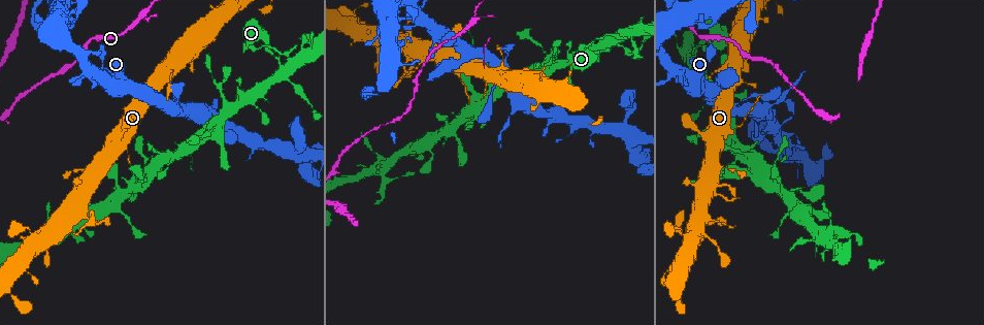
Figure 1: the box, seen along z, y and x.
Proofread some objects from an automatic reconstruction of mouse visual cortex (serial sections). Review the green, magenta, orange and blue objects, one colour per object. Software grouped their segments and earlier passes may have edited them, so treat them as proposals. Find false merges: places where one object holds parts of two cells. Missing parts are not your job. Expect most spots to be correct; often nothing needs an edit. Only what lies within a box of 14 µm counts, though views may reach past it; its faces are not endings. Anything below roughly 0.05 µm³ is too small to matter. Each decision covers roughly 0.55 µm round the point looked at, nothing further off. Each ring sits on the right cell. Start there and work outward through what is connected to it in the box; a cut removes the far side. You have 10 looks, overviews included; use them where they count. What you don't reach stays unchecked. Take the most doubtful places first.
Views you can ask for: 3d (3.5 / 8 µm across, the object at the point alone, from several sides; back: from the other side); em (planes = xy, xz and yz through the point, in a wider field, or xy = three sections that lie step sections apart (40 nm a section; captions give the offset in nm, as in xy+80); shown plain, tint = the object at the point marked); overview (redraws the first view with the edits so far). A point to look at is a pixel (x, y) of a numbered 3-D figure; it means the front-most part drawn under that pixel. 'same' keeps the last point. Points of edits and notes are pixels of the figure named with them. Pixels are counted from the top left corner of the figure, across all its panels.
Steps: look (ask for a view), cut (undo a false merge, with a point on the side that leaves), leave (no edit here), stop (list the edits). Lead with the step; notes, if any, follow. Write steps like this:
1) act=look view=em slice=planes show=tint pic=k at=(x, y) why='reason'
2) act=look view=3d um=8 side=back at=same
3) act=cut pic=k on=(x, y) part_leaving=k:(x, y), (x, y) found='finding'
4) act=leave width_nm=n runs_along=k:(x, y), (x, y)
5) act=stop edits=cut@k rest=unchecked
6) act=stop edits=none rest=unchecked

act=look view=3d um=3.5 side=back pic=1 at=(144, 14) why='three arms meet'

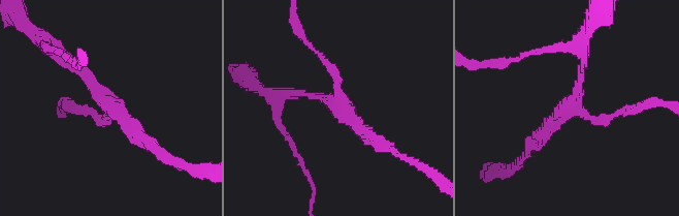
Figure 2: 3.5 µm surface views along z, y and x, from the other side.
act=look view=em slice=planes show=tint pic=2 at=(112, 108) why='need the tissue'

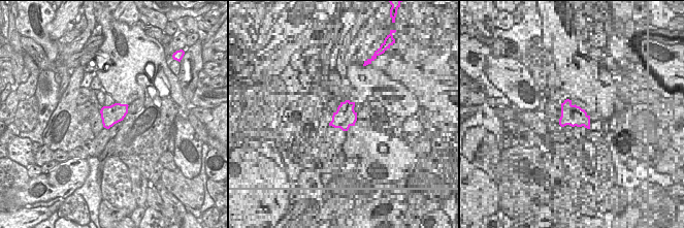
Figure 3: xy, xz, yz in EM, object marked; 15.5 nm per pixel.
act=leave arm_widths_nm=150,150,250 runs_along=2:(152, 144), (63, 58) found='all the same cell'

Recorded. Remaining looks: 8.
act=look view=3d um=3.5 pic=1 at=(279, 72) why='sharp bend'

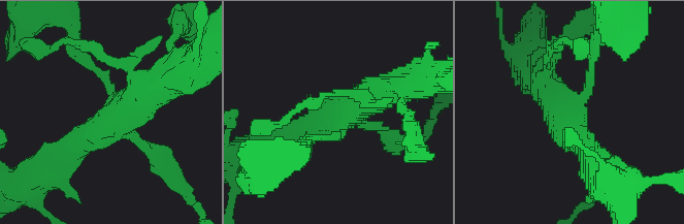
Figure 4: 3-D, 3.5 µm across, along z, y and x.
act=look view=em slice=xy step=2 show=plain pic=4 at=(572, 114) why='shape alone is not enough'

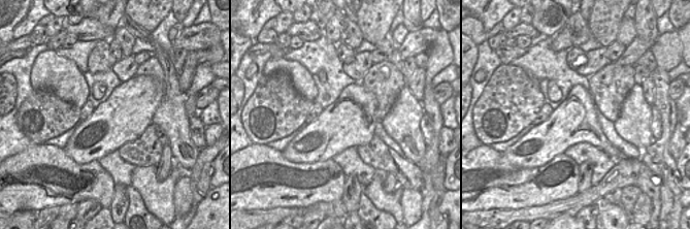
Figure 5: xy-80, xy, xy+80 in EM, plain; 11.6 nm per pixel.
act=look view=em slice=xy step=2 show=tint at=same

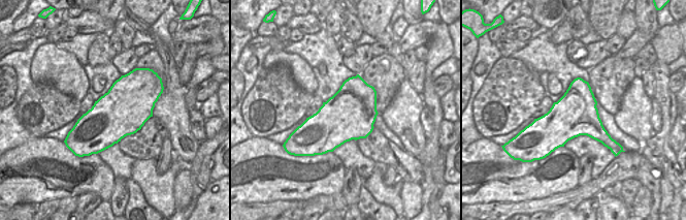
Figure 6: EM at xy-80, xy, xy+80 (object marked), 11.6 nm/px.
act=leave arm_widths_nm=150,150,400,450 runs_along=4:(83, 57), (111, 91), (111, 117), (61, 158) found='continuous, no second cell'

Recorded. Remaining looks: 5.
act=look view=3d um=3.5 side=back pic=1 at=(550, 62) why='a fork'

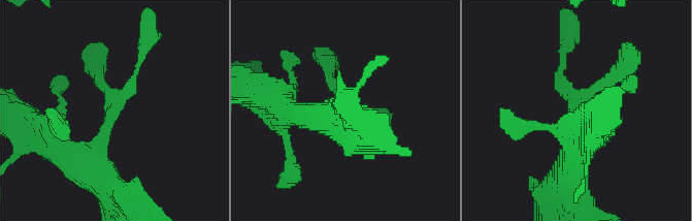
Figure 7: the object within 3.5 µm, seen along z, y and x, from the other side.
act=look view=em slice=planes show=plain pic=7 at=(114, 106) why='now the EM'

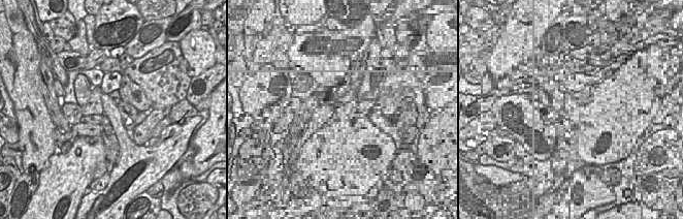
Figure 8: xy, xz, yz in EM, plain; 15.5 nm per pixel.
act=look view=em slice=planes show=tint at=same

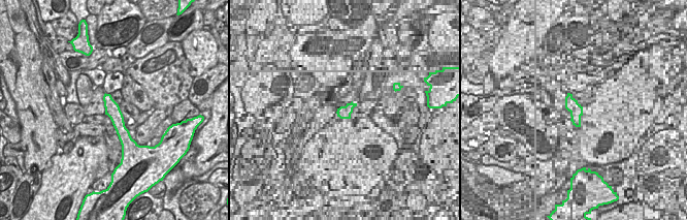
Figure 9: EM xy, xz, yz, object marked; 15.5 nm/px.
act=leave runs_along=7:(570, 168), (579, 101), (623, 66) found='continuous, no second cell'

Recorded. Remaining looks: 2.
act=look view=3d um=3.5 pic=1 at=(740, 155)

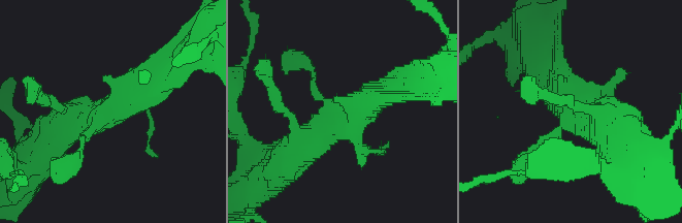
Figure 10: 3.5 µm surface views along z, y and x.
act=look view=em slice=planes show=tint pic=10 at=(342, 117)

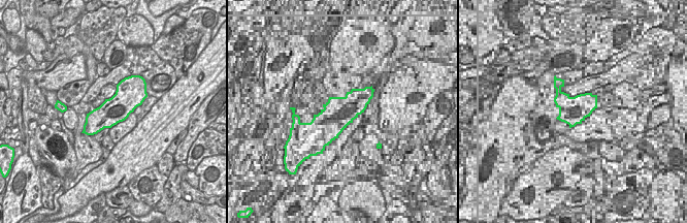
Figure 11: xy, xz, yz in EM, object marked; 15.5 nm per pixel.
act=leave width_nm=400 runs_along=10:(394, 89), (344, 113), (287, 158) found='all the same cell'

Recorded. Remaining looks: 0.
act=stop edits=none rest=unchecked

